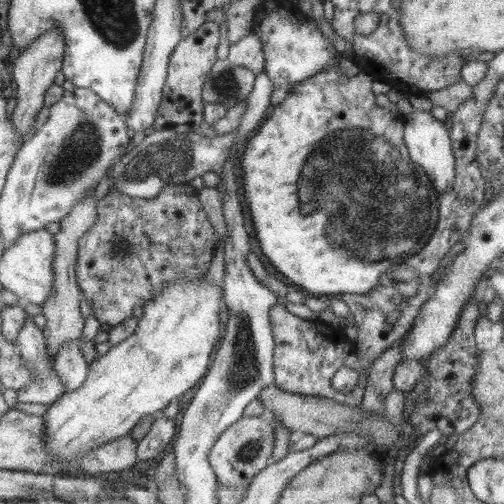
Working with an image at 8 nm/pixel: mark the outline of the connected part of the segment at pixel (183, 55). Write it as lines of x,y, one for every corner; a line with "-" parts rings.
206,21
197,27
192,34
181,38
173,48
167,62
167,76
161,92
161,103
156,108
155,122
150,130
171,129
178,133
195,133
202,126
201,99
205,75
216,61
215,49
220,46
219,28
215,22

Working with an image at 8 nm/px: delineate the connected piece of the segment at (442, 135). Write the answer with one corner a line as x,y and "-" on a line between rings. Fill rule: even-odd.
414,109
405,116
402,127
403,142
411,161
425,171
435,191
438,193
449,191
454,179
454,156
444,123
436,120
429,111

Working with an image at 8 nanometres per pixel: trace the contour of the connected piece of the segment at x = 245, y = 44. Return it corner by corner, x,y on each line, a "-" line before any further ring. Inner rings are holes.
253,32
228,46
227,60
231,65
245,67
254,75
264,68
264,56
261,41

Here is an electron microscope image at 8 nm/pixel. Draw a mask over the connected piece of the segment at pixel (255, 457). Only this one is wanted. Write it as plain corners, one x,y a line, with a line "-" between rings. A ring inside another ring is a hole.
243,416
239,418
239,420
236,420
236,422
233,422
231,426
228,426
228,428
225,428
225,430
221,432
221,435
217,438
217,441
212,445
211,451
208,453
208,462
211,468
213,468
216,480
227,489
245,489
249,485
249,482
255,477
255,474
265,468
271,461
272,440
273,429
268,416

